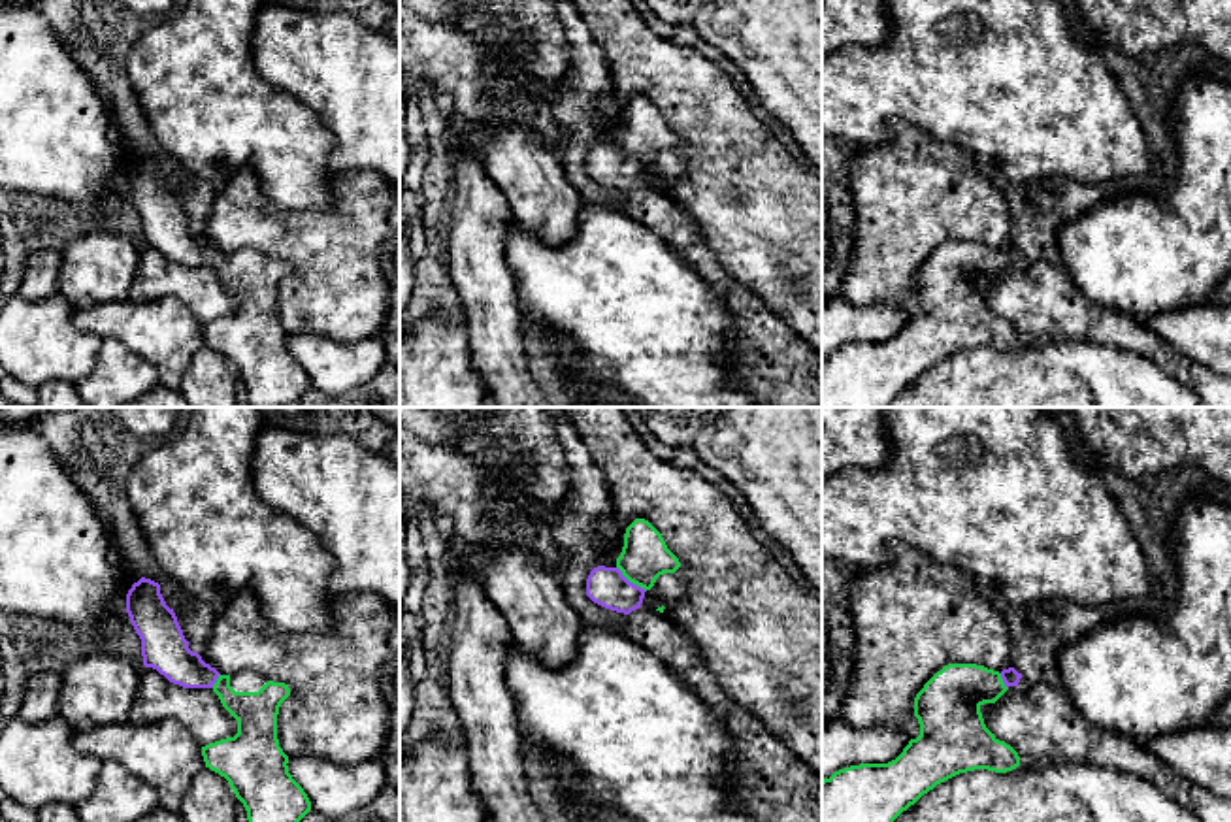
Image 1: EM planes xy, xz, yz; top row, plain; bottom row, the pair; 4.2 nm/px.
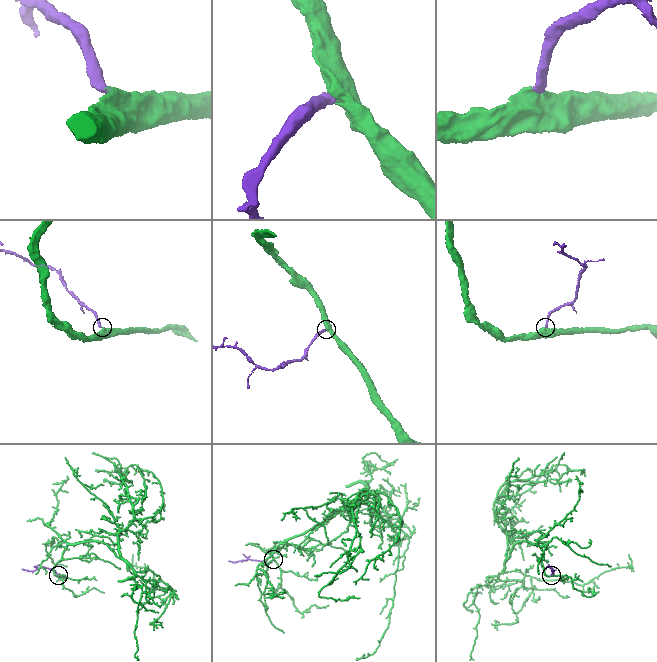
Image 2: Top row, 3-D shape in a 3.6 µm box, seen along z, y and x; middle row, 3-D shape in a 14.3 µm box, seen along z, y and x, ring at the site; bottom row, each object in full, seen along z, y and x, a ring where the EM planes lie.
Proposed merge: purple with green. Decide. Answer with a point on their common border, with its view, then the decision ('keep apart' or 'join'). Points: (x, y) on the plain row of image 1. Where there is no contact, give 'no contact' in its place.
meets purple in xz at (628, 159); join

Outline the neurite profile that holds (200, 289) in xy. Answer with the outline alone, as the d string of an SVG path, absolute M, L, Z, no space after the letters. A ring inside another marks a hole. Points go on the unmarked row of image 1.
M143 243L128 300L147 304L162 298L181 300L202 324L238 311L238 298L213 266L183 266Z

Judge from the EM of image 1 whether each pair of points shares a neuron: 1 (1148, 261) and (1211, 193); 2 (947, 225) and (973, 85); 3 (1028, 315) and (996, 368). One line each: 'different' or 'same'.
1: same
2: different
3: different

